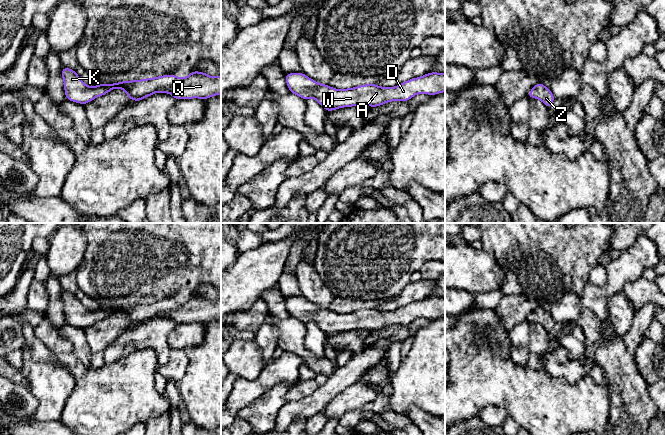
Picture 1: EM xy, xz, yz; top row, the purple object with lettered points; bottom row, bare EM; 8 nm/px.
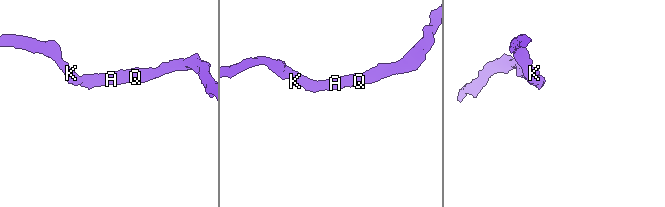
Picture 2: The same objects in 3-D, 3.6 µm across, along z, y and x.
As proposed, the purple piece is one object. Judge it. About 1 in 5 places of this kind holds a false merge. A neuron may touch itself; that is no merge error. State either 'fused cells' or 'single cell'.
single cell

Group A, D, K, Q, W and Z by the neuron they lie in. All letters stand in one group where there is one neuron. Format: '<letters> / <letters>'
A D K Q W Z

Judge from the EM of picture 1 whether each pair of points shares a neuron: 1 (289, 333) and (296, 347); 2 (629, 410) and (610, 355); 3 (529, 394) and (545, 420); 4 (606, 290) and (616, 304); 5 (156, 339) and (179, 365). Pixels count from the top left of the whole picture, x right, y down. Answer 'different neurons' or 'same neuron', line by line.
1: same neuron
2: same neuron
3: same neuron
4: different neurons
5: different neurons

